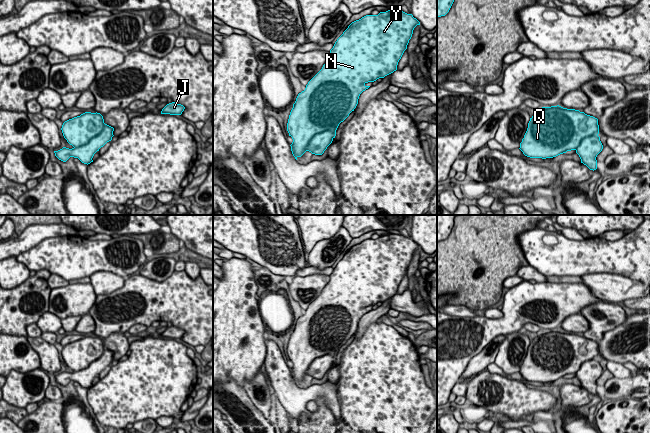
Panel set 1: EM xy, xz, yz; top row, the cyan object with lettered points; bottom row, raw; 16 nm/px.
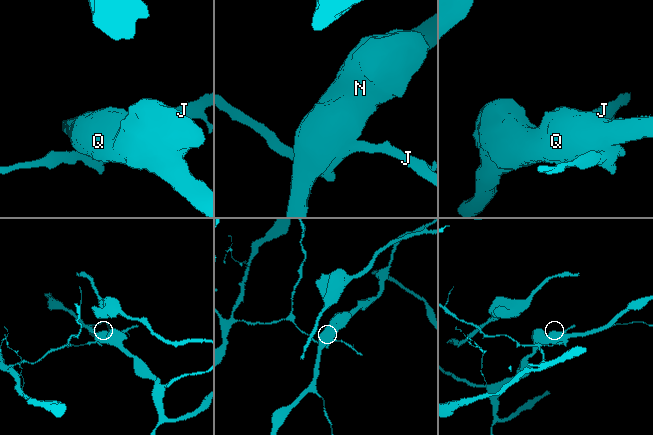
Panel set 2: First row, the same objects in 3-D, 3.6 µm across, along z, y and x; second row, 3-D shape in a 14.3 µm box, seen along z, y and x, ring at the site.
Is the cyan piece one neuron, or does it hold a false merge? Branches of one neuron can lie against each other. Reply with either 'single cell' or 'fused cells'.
fused cells

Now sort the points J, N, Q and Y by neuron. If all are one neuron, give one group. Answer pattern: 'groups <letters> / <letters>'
groups J / N Q Y

